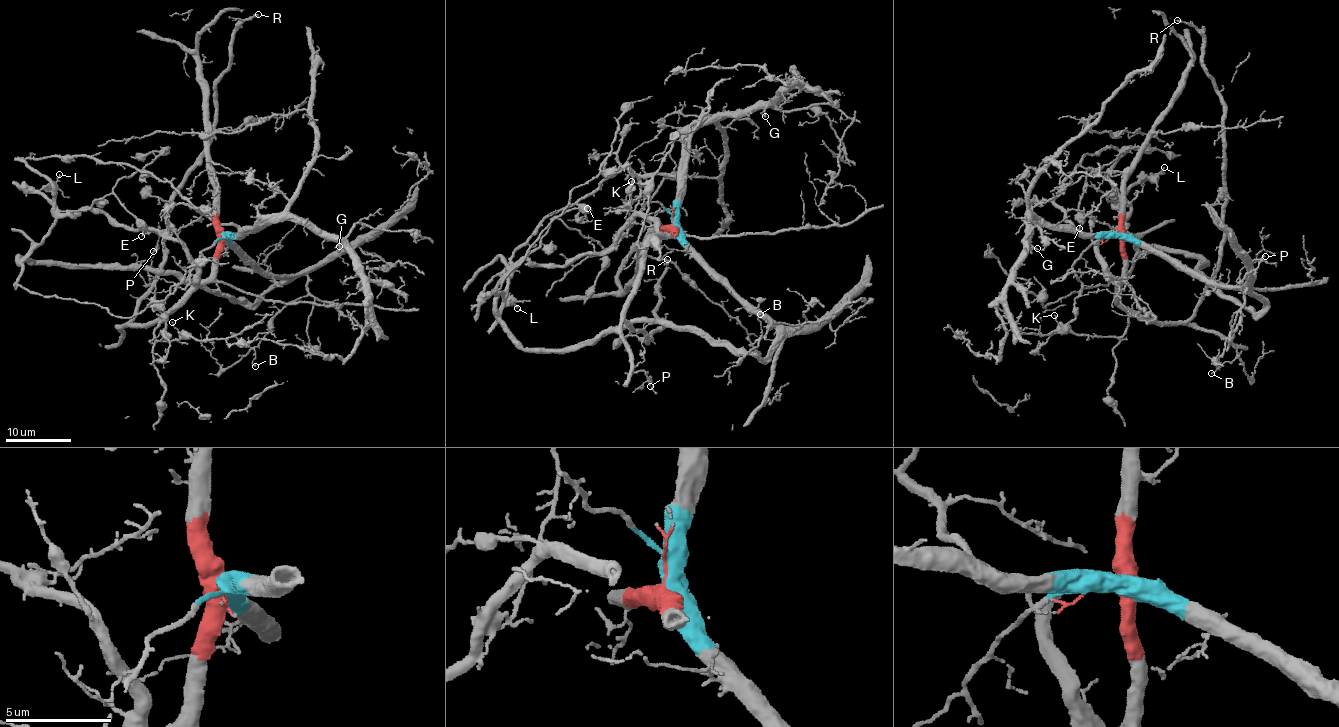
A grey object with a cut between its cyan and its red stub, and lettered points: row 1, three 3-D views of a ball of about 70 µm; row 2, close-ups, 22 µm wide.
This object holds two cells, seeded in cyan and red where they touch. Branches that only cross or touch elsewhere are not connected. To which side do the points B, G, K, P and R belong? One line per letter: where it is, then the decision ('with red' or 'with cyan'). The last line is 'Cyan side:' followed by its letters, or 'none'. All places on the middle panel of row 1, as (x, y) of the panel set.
B: place (760, 314); with cyan
G: place (765, 116); with cyan
K: place (631, 181); with red
P: place (650, 386); with red
R: place (667, 259); with red
Cyan side: B, G

